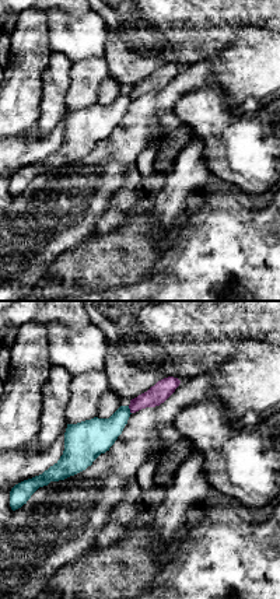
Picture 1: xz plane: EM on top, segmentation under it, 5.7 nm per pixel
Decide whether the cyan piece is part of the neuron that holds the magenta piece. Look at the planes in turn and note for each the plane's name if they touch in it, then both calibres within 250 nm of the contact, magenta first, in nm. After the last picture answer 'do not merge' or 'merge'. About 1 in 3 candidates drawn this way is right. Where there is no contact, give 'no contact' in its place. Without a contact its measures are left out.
contact in xz; calibres 110 and 200 nm

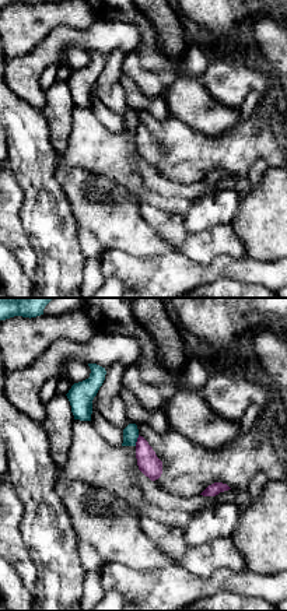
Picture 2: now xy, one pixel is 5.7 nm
contact in xy; calibres 120 and 90 nm

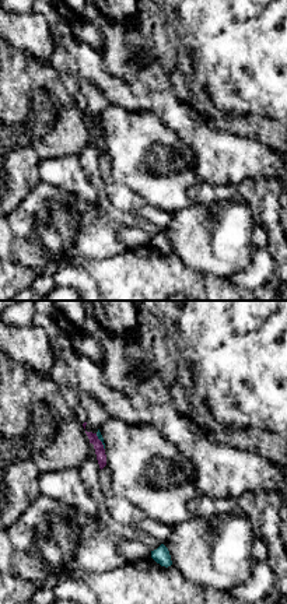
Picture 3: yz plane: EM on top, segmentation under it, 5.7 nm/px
contact in yz; calibres 60 and 30 nm

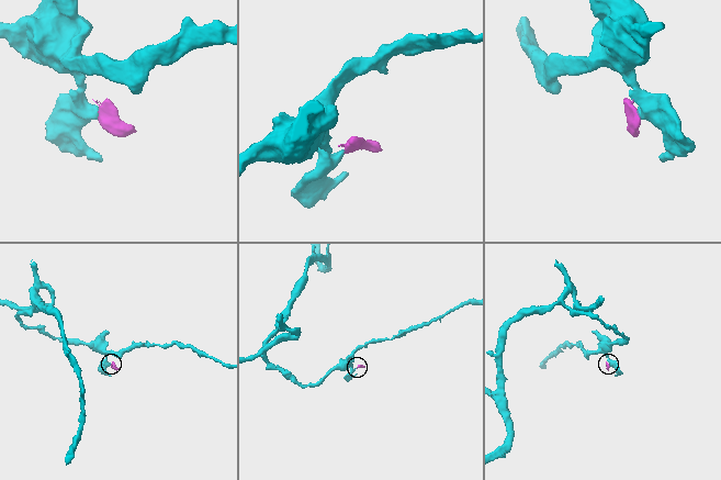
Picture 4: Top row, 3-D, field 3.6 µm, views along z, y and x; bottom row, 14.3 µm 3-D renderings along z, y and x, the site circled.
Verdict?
do not merge

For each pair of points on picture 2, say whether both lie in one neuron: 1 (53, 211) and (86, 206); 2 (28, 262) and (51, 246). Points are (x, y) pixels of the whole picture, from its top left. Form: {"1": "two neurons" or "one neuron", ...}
{"1": "two neurons", "2": "two neurons"}

